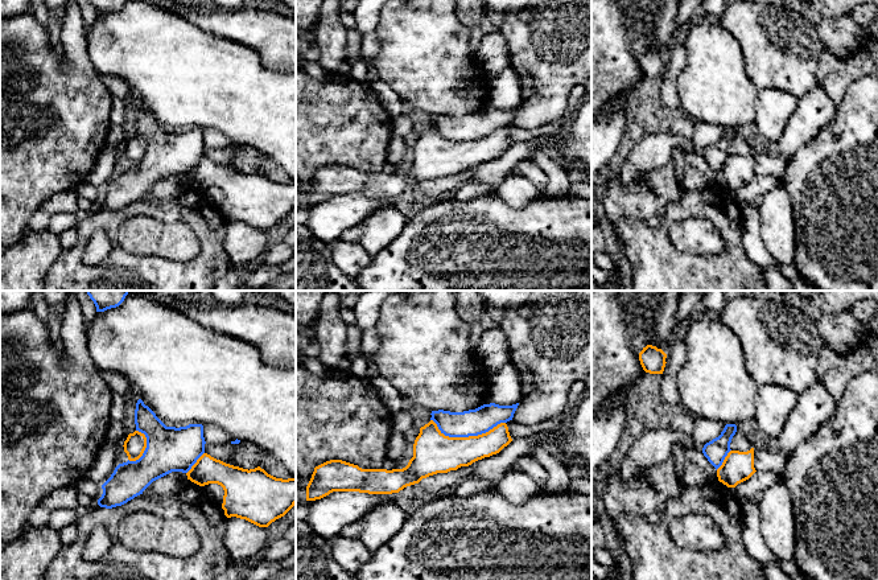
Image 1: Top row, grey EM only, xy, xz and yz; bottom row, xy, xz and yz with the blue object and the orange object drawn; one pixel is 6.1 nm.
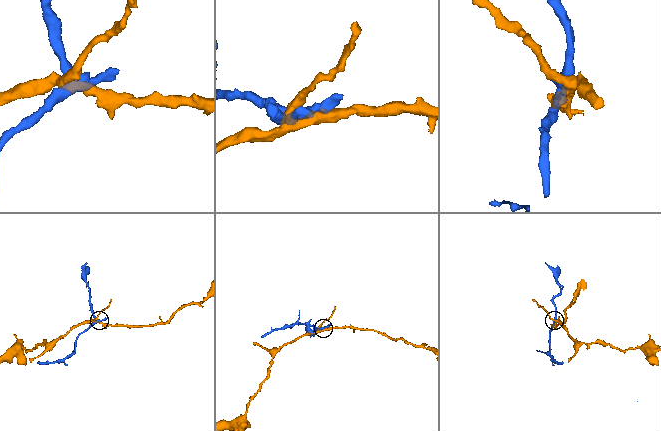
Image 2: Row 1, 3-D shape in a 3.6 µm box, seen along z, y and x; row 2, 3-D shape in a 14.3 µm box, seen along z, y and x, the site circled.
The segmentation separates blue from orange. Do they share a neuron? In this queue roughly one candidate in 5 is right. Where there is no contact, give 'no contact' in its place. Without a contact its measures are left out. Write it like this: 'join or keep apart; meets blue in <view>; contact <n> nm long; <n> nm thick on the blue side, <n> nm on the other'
keep apart; meets blue in xz; contact 460 nm long; 160 nm thick on the blue side, 260 nm on the other

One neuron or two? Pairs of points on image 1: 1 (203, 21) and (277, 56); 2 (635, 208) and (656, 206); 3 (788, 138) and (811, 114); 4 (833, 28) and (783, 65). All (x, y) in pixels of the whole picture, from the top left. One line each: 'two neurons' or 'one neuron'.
1: one neuron
2: one neuron
3: one neuron
4: two neurons

